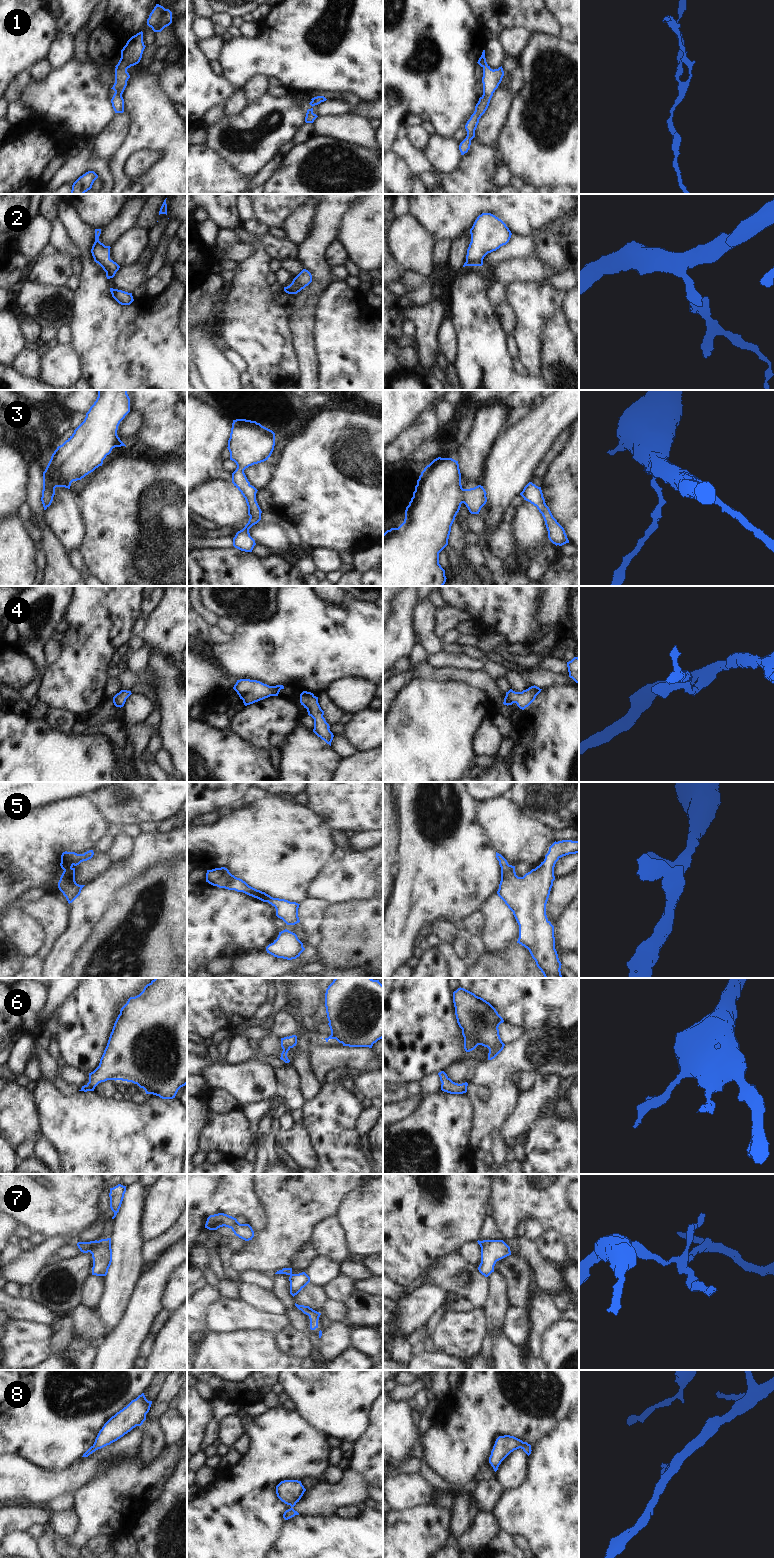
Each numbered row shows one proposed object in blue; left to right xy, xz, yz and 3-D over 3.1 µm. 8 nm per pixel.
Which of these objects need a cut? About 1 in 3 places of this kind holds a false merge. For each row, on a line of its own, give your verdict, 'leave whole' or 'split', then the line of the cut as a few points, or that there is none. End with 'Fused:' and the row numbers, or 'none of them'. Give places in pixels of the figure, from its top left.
1: leave whole; cut none
2: leave whole; cut none
3: leave whole; cut none
4: leave whole; cut none
5: leave whole; cut none
6: leave whole; cut none
7: split; cut xy (95, 1241), (95, 1244), (89, 1251)
8: leave whole; cut none
Fused: 7

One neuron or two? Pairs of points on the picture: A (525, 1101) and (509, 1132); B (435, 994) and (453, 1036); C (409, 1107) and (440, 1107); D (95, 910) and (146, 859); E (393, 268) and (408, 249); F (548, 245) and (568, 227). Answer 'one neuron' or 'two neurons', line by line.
A: one neuron
B: one neuron
C: two neurons
D: one neuron
E: two neurons
F: one neuron

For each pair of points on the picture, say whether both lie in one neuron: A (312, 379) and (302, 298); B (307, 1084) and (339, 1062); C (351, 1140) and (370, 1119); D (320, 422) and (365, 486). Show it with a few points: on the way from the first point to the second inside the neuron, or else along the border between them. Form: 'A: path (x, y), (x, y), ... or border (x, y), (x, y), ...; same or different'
A: border (318, 295), (310, 298), (302, 307), (292, 313); different
B: border (305, 1057), (317, 1080); different
C: border (362, 1111), (354, 1127), (354, 1131), (359, 1137); different
D: path (335, 438), (352, 470); same

